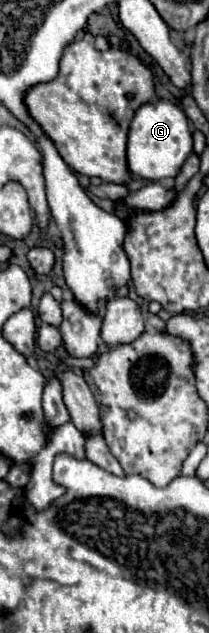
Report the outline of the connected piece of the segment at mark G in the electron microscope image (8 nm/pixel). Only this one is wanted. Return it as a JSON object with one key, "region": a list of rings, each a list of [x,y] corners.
{"region":[[[170,101],[142,105],[130,125],[128,135],[128,171],[146,181],[176,177],[186,157],[192,153],[192,133],[184,111]]]}

